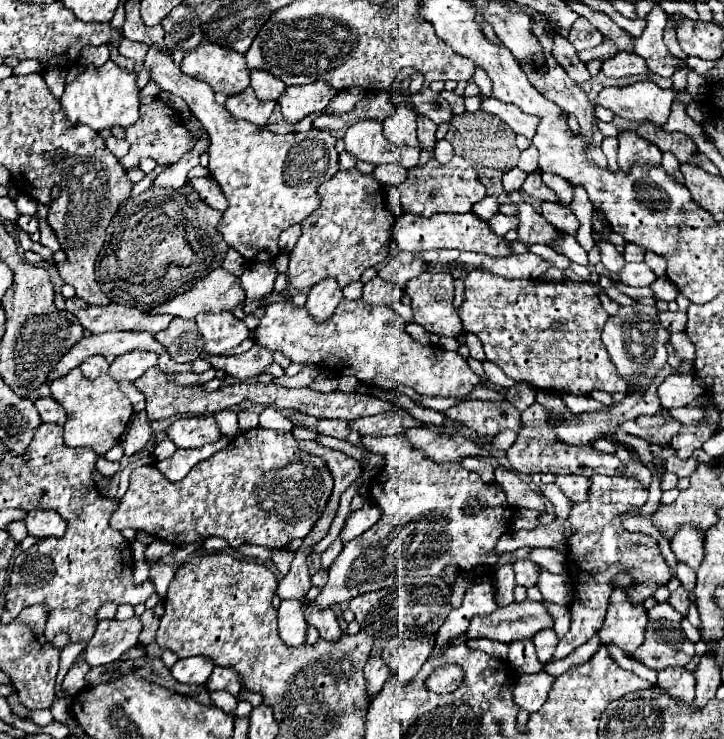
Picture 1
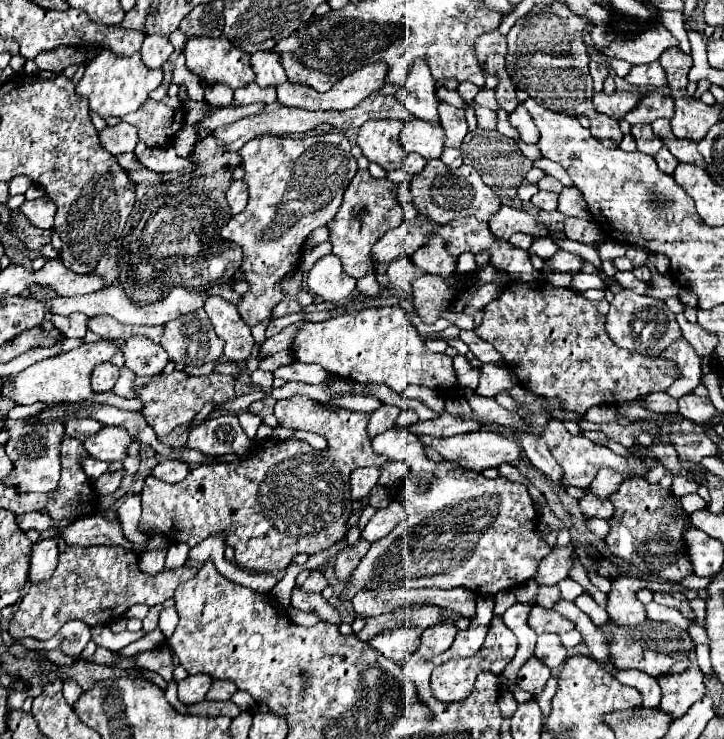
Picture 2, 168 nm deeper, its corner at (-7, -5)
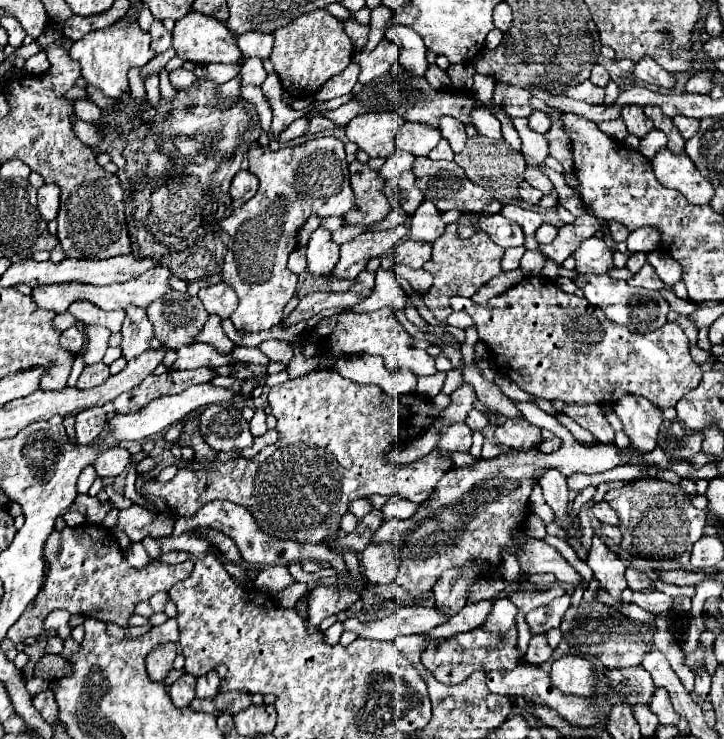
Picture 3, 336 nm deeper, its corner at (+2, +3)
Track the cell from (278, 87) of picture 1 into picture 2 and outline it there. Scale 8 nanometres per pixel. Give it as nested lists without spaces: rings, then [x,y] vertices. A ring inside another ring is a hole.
[[[275,52],[251,54],[251,66],[255,70],[255,84],[261,88],[269,88],[269,86],[277,88],[281,86],[281,82],[287,80],[279,58],[275,58]]]

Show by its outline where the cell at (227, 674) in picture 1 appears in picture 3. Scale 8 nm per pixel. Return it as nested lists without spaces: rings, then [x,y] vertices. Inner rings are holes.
[[[214,670],[200,676],[196,684],[196,698],[214,698],[218,694],[218,686],[220,686],[220,678]]]

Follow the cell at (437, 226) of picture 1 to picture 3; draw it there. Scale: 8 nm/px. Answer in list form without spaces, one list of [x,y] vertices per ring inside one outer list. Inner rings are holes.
[[[400,224],[392,230],[382,232],[366,232],[358,238],[346,242],[340,246],[340,260],[334,268],[334,274],[330,278],[334,280],[354,280],[374,256],[388,254],[402,238],[406,236],[406,226]]]

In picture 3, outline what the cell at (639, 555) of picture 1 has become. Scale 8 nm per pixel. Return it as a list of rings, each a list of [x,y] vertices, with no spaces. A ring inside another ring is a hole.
[[[638,480],[624,484],[620,490],[610,490],[604,498],[620,518],[624,542],[634,546],[634,556],[652,560],[678,560],[686,564],[696,540],[704,536],[706,514],[692,506],[690,496],[678,484],[664,480]]]

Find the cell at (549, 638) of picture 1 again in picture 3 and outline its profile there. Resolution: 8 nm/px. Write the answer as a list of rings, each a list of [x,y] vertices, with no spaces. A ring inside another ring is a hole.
[[[544,634],[532,636],[530,646],[528,646],[528,652],[524,654],[524,660],[526,660],[528,664],[542,666],[542,664],[546,664],[550,658],[552,658],[552,648],[548,646],[546,636],[544,636]]]

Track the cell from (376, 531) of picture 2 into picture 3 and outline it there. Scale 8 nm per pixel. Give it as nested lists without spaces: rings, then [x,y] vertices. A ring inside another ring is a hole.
[[[390,496],[386,506],[382,508],[382,514],[384,514],[384,520],[392,520],[392,518],[412,518],[416,512],[418,512],[418,506],[420,504],[414,504],[414,502],[406,502],[404,498],[398,498],[398,496]]]

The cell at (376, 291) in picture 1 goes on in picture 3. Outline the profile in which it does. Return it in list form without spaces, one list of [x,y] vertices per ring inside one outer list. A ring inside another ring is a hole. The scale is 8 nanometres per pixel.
[[[404,240],[396,246],[396,262],[406,264],[412,268],[420,268],[424,262],[432,258],[432,244],[430,242],[414,242]]]

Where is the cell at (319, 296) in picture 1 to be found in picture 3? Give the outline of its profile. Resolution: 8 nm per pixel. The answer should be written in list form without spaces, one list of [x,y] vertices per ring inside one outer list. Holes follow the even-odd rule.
[[[316,228],[308,242],[308,270],[314,276],[328,276],[340,256],[338,244],[332,240],[332,232],[326,228]]]

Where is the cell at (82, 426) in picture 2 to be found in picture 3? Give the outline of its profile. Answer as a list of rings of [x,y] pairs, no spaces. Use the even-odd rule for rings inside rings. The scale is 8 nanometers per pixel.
[[[104,408],[82,410],[82,412],[76,416],[76,438],[74,438],[74,440],[76,440],[78,444],[88,444],[88,442],[92,442],[92,440],[100,434],[106,418],[108,418],[108,416],[106,416],[106,410],[104,410]]]

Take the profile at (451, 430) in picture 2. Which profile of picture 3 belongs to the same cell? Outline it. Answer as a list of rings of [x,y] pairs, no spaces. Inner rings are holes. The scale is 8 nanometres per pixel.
[[[474,408],[474,410],[468,414],[466,424],[468,424],[472,430],[484,430],[484,428],[488,426],[488,418],[486,418],[482,412],[478,412],[478,410]]]

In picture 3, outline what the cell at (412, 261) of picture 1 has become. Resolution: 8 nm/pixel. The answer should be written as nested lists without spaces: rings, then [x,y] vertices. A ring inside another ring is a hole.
[[[424,200],[410,220],[410,238],[420,242],[436,242],[440,234],[444,234],[444,226],[446,226],[440,214],[442,212],[434,206],[434,202]]]

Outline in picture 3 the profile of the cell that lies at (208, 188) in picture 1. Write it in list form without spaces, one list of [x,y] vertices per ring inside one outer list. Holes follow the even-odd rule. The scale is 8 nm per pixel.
[[[240,170],[230,186],[230,196],[232,196],[232,206],[240,208],[244,206],[254,194],[258,192],[258,178],[250,174],[250,170]]]

